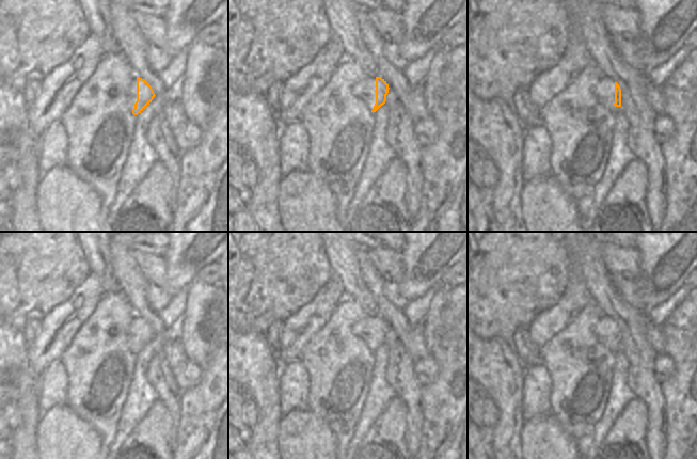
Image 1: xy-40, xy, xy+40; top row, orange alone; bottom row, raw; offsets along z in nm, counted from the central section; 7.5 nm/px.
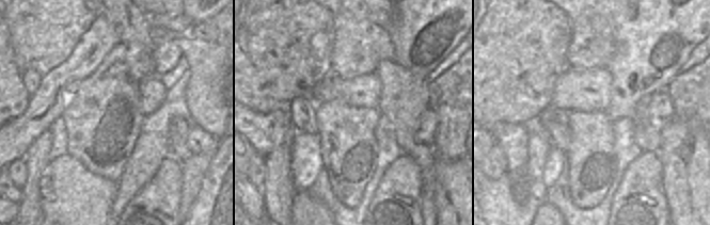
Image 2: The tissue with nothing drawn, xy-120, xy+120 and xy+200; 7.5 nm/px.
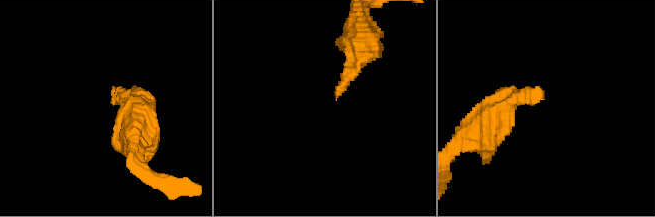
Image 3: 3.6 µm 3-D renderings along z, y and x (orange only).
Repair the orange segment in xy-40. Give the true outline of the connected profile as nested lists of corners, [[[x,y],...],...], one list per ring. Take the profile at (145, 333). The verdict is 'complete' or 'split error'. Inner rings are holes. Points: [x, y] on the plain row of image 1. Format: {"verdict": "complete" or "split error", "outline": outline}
{"verdict": "split error", "outline": [[[134,316],[128,328],[128,345],[133,354],[141,352],[154,338],[155,332],[147,320]]]}

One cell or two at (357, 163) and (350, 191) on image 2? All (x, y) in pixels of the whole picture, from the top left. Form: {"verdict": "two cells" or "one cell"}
{"verdict": "one cell"}

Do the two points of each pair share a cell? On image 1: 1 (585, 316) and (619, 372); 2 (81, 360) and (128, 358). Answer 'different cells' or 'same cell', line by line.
1: different cells
2: same cell

